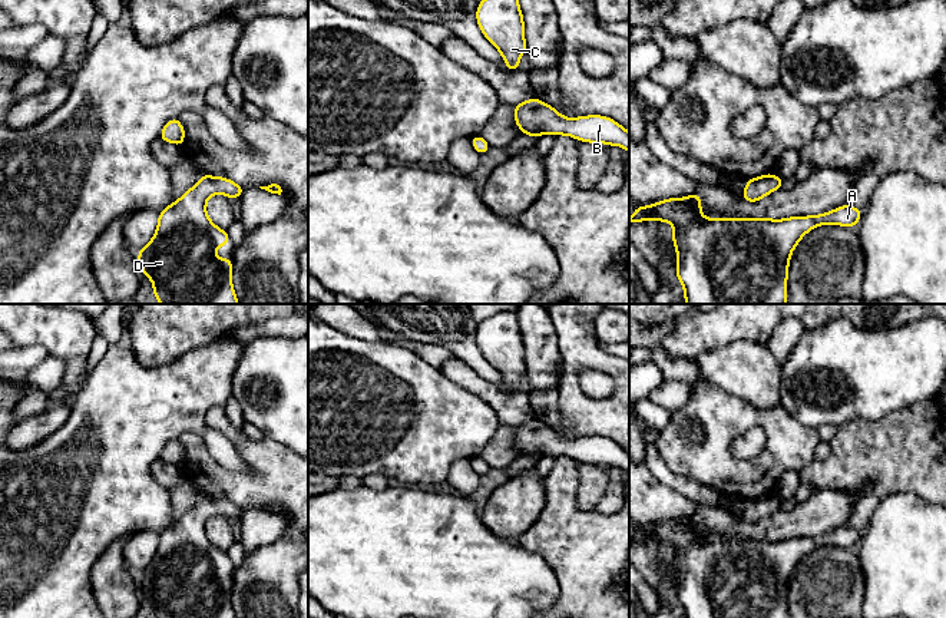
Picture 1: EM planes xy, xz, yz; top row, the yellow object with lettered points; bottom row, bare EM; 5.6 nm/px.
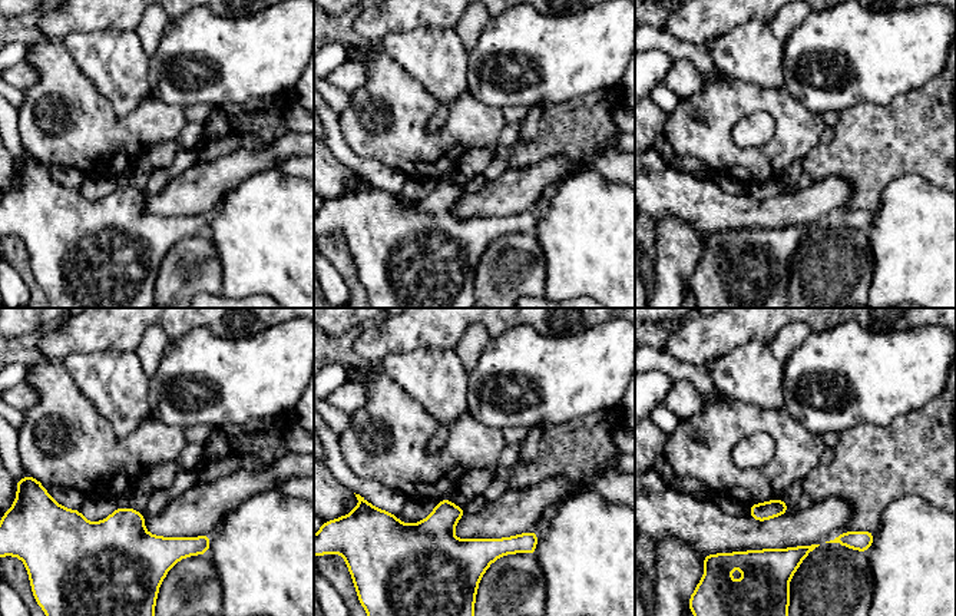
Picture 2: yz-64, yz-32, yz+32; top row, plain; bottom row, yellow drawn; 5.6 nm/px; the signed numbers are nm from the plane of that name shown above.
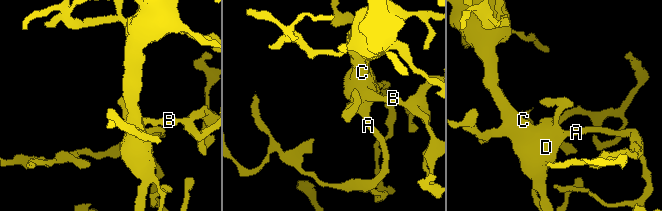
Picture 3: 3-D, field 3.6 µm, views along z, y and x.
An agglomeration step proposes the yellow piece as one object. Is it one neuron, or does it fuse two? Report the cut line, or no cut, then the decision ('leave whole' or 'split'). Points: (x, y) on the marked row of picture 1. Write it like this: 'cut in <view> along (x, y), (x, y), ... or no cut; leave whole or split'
no cut; leave whole

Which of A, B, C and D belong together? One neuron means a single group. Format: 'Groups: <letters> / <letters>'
Groups: A B C D

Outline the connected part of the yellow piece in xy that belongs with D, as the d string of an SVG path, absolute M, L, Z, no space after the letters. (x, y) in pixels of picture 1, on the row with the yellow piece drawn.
M202 173L191 189L159 212L156 232L136 254L140 271L150 278L161 304L239 304L232 287L232 260L214 255L231 238L208 218L206 201L216 194L235 201L244 189L228 178Z

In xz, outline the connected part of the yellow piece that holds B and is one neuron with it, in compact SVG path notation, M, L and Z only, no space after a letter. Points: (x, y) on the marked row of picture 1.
M535 96L515 105L515 123L527 136L566 135L582 142L622 146L629 152L629 132L613 119L601 115L570 119Z

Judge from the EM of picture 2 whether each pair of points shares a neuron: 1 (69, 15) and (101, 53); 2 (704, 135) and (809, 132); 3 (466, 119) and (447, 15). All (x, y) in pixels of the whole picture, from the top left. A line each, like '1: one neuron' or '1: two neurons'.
1: two neurons
2: one neuron
3: two neurons

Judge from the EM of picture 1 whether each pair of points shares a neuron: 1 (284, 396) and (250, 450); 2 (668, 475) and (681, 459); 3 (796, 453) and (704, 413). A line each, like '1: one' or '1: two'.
1: two
2: two
3: one

